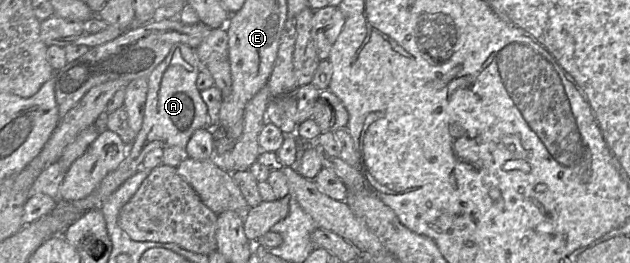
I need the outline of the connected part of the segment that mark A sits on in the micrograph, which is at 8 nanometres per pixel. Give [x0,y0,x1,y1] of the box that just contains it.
[68,43,209,211]

